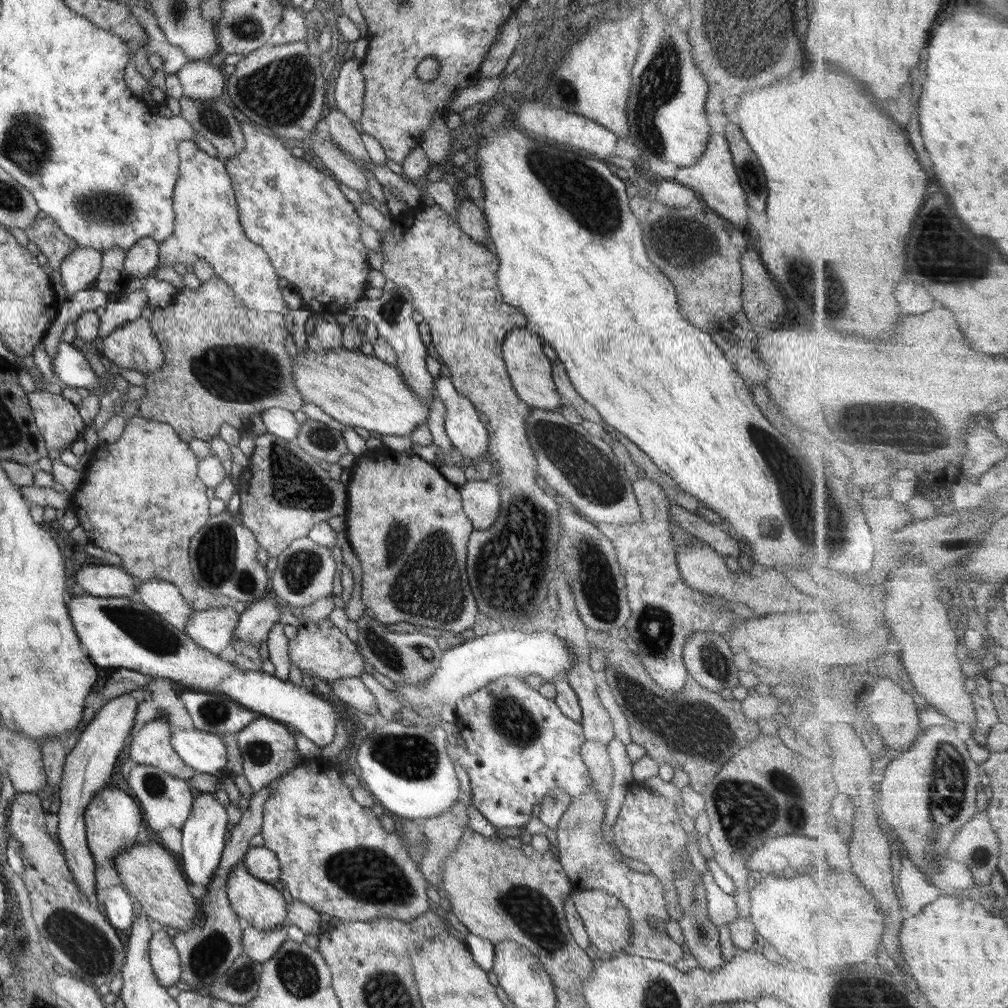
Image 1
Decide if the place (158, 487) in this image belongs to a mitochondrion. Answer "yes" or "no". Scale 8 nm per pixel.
no

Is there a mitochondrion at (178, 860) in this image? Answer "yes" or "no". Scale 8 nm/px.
no

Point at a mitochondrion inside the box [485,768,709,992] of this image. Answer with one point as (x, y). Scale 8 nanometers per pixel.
(532, 911)

